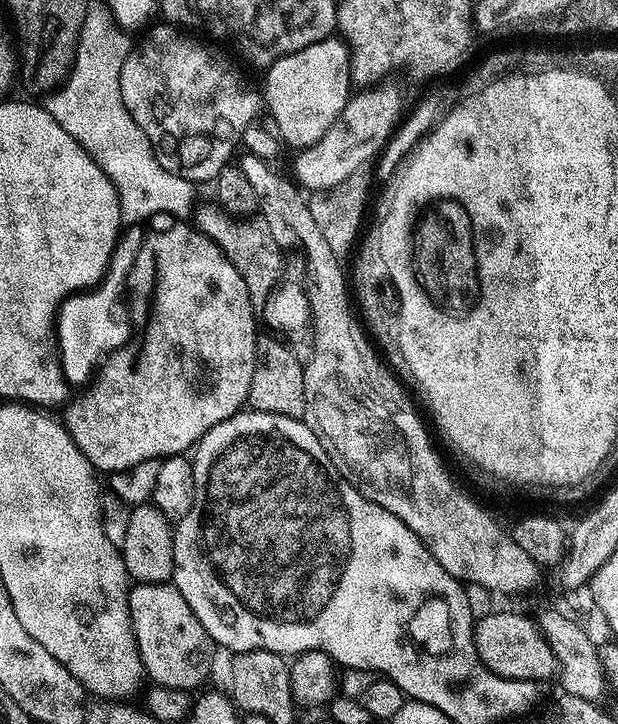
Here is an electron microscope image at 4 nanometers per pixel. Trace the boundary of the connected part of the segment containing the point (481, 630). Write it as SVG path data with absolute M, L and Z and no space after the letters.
M496 610L492 615L475 621L474 637L476 653L493 677L501 676L502 679L513 682L522 680L545 682L544 680L550 679L551 676L553 679L557 675L556 659L547 642L544 641L539 627L516 612Z

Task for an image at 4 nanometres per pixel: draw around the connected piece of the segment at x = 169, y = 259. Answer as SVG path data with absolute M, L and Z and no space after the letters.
M177 222L173 229L166 231L166 233L152 230L145 235L141 249L138 250L132 269L129 271L126 296L129 301L132 299L130 324L134 331L124 345L99 365L94 379L83 389L85 392L81 396L73 395L67 401L66 407L63 409L63 411L65 410L64 416L62 415L64 428L78 446L78 450L82 450L82 454L86 454L86 458L92 463L93 468L104 474L133 468L143 460L160 460L165 456L178 456L187 453L189 449L200 443L200 439L209 430L218 426L218 422L230 418L247 405L250 378L254 378L254 366L256 365L258 312L251 306L250 294L247 292L242 274L224 256L219 246L203 233L197 231L191 223Z

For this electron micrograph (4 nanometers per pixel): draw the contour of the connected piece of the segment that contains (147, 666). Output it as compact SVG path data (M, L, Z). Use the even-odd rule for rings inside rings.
M133 583L128 589L128 605L132 632L136 635L147 679L167 688L193 690L198 687L212 668L214 645L175 584Z

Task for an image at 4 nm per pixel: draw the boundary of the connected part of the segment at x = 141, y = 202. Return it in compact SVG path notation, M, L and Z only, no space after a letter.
M102 2L89 3L88 13L84 16L80 37L76 43L76 57L68 72L68 78L43 101L42 106L50 114L50 118L54 118L54 122L58 122L58 126L62 126L62 130L66 130L66 134L70 134L70 138L77 140L82 150L86 150L86 154L90 154L90 158L98 162L102 174L110 178L120 203L120 218L125 225L147 222L148 219L151 221L163 211L177 218L184 218L189 215L194 206L194 201L192 202L193 181L184 180L178 174L170 174L170 170L160 165L150 146L150 138L142 134L142 126L134 122L130 110L126 110L122 102L120 74L122 62L128 57L130 51L128 36L129 33L117 24L111 10L105 4Z

